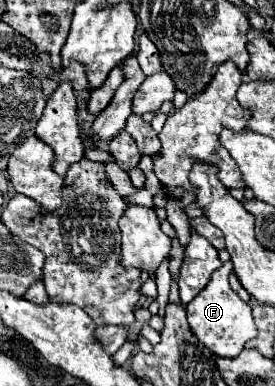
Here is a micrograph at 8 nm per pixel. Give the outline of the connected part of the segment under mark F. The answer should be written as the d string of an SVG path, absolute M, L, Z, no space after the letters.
M231 261L223 263L219 271L213 273L209 285L185 307L193 335L217 357L237 357L243 351L245 343L257 335L257 327L251 317L251 307L241 301L239 295L229 287L231 269Z

